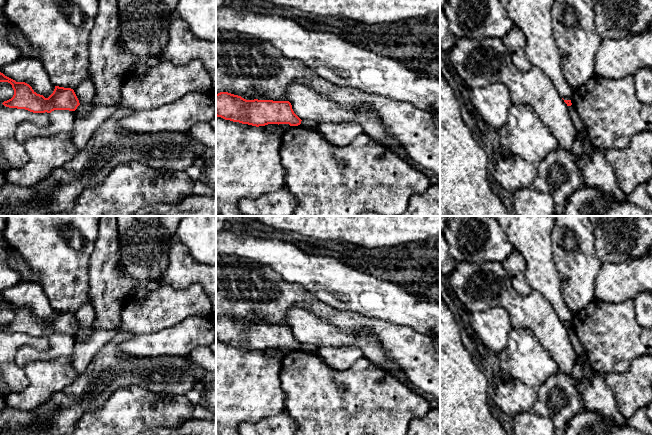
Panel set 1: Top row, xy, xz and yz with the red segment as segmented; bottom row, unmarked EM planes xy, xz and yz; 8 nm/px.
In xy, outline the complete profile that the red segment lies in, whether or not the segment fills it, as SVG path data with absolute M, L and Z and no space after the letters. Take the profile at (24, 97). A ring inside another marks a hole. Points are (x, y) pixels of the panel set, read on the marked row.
M0 72L0 82L12 85L14 95L2 104L9 108L25 109L33 113L51 113L54 110L75 111L80 105L79 100L71 88L55 86L53 93L45 98L37 94L25 82L16 82Z

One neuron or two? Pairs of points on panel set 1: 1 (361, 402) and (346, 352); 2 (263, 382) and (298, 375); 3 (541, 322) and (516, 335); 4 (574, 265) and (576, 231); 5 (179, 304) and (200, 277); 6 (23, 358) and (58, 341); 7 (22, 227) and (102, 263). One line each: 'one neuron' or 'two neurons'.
1: two neurons
2: two neurons
3: two neurons
4: one neuron
5: two neurons
6: one neuron
7: two neurons

